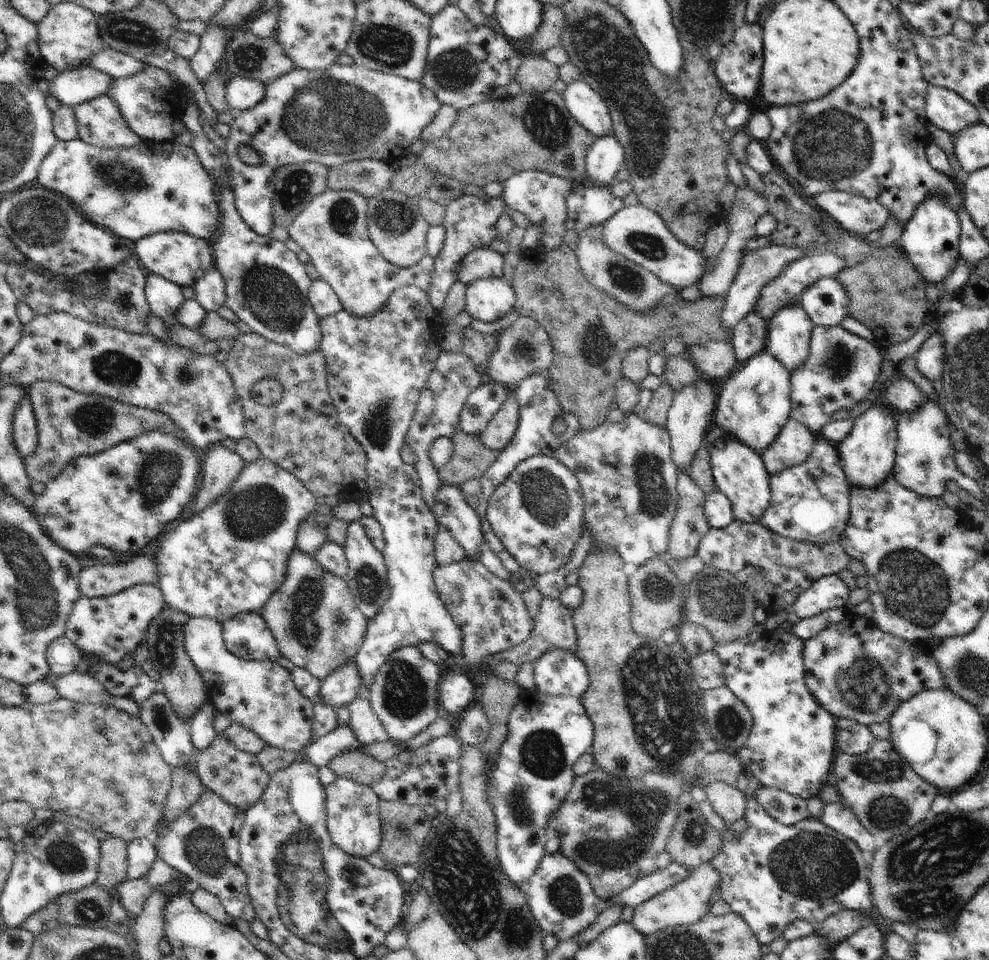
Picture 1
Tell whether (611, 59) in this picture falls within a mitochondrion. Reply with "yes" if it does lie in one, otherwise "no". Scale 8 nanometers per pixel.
yes

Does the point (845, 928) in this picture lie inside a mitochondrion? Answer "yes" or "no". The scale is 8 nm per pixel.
no

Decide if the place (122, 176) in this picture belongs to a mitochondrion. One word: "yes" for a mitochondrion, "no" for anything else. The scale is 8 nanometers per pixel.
yes

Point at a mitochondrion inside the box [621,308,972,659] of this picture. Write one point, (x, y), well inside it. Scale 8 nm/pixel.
(912, 586)

